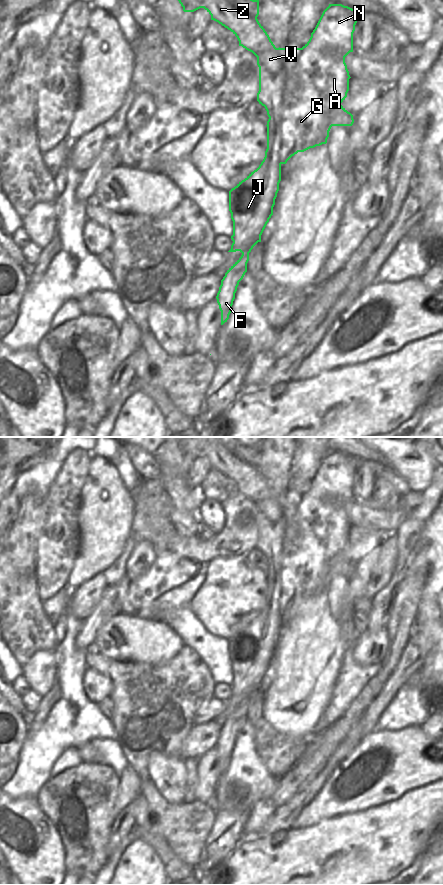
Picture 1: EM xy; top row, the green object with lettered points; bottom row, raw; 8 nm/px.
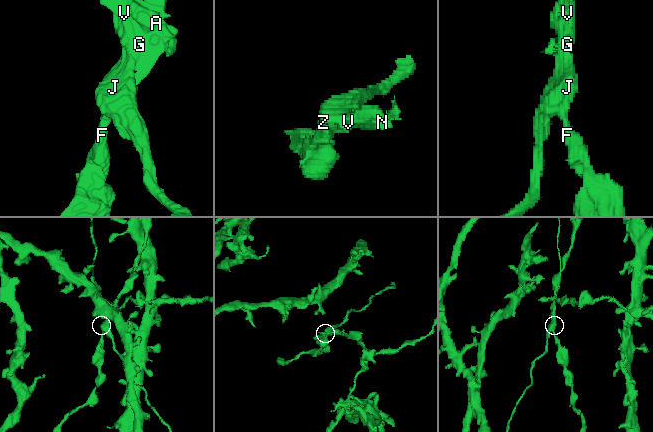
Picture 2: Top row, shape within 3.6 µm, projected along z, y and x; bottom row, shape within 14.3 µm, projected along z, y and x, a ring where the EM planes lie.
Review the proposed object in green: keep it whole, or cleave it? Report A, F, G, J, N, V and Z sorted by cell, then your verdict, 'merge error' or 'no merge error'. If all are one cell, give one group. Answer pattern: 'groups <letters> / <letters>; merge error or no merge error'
groups A F G N / J V Z; merge error

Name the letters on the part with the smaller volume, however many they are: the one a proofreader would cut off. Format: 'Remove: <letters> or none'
Remove: J, V, Z

